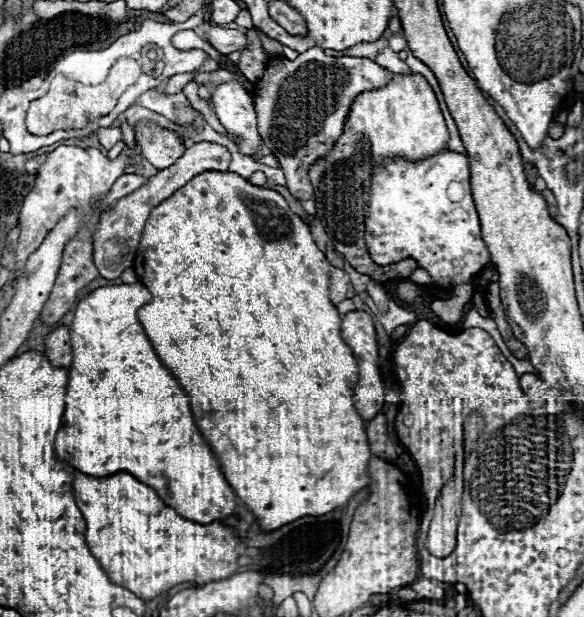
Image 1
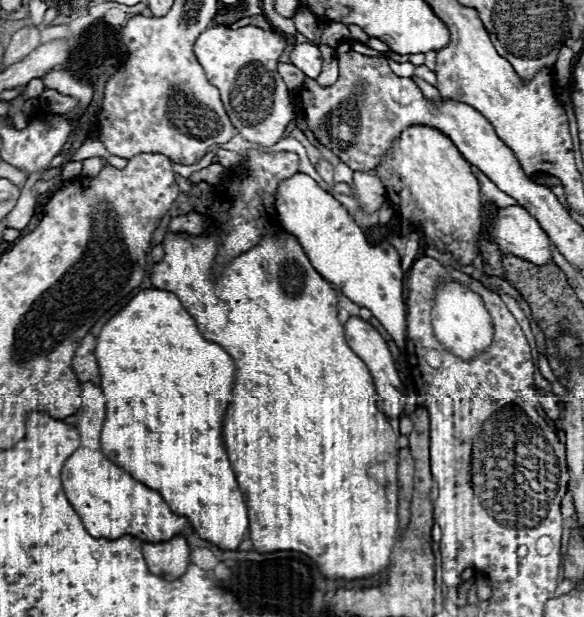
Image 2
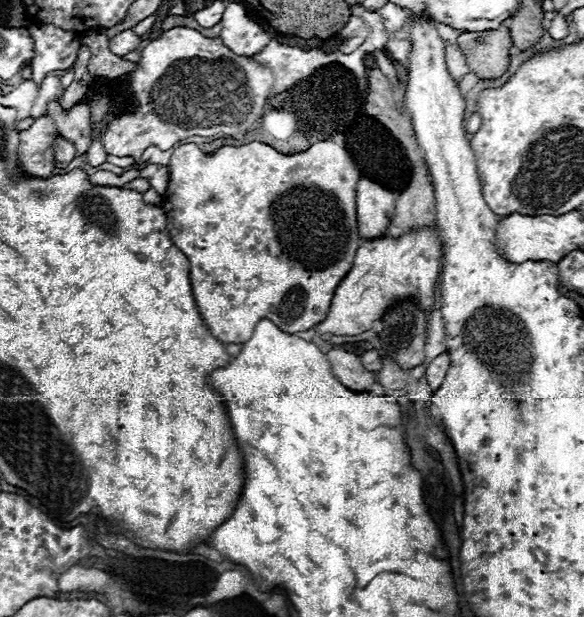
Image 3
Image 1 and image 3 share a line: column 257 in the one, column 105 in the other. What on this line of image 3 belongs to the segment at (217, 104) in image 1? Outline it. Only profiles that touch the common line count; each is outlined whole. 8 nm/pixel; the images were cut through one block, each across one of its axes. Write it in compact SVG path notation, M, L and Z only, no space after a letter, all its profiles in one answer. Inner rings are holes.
M176 26L162 32L158 38L150 40L142 52L140 60L136 62L136 70L124 76L126 86L122 90L122 98L126 104L116 108L108 116L108 124L104 132L96 136L102 140L106 154L112 156L132 156L140 158L140 154L150 146L158 146L160 150L172 148L176 142L190 138L190 136L238 136L252 130L266 104L268 92L274 84L274 74L268 66L262 66L254 60L254 56L238 56L230 48L222 44L220 38L206 38L200 32Z

